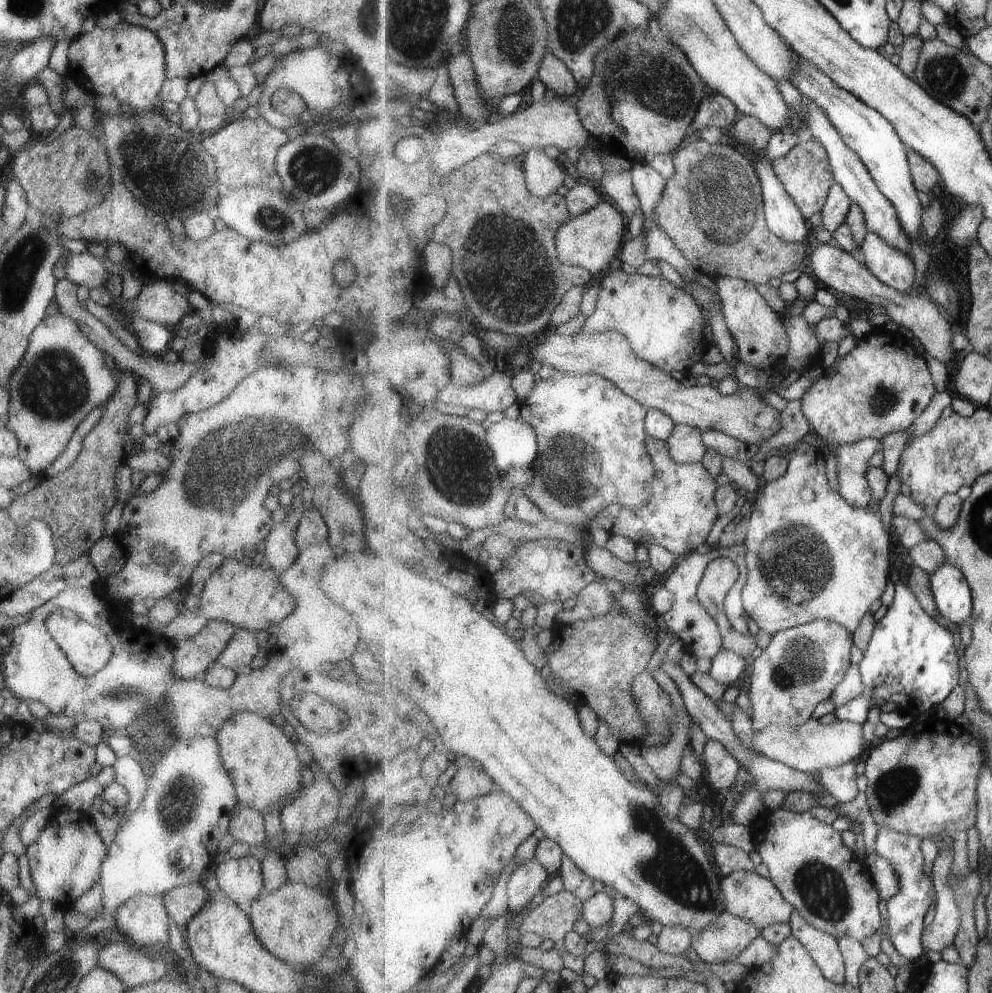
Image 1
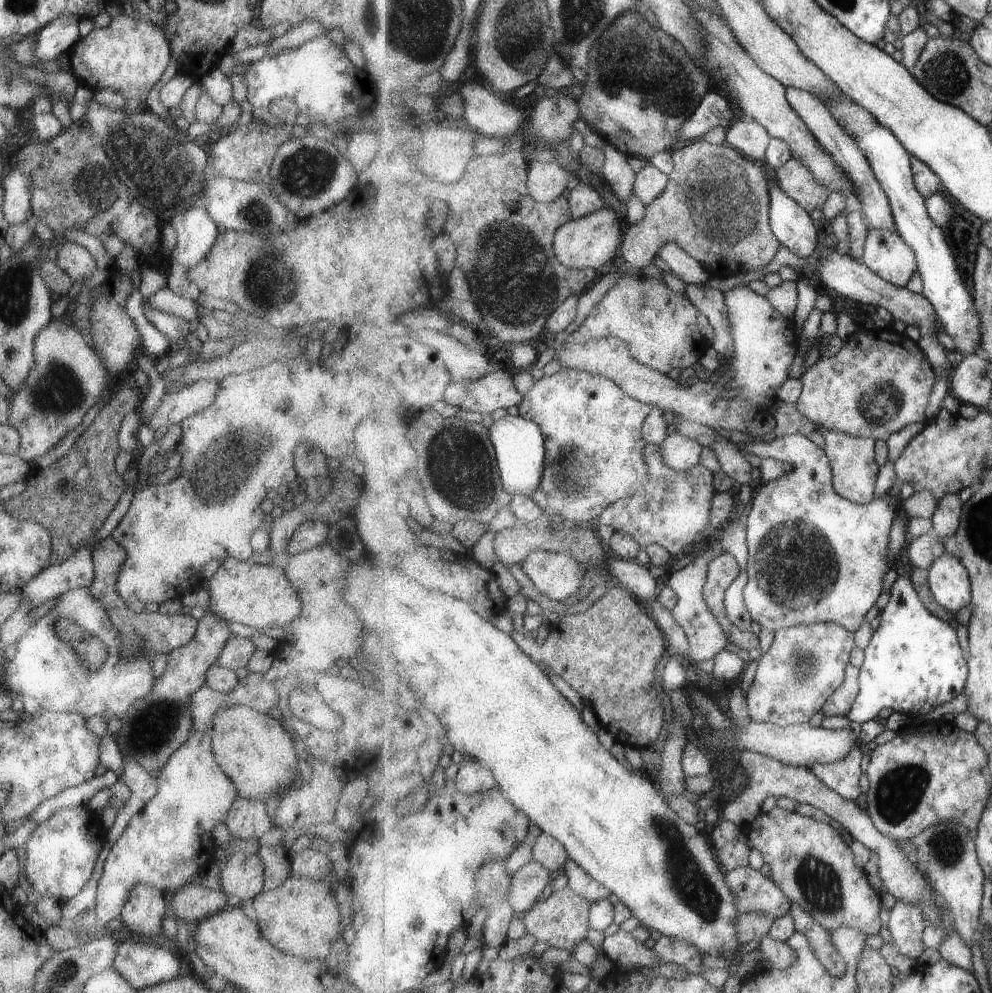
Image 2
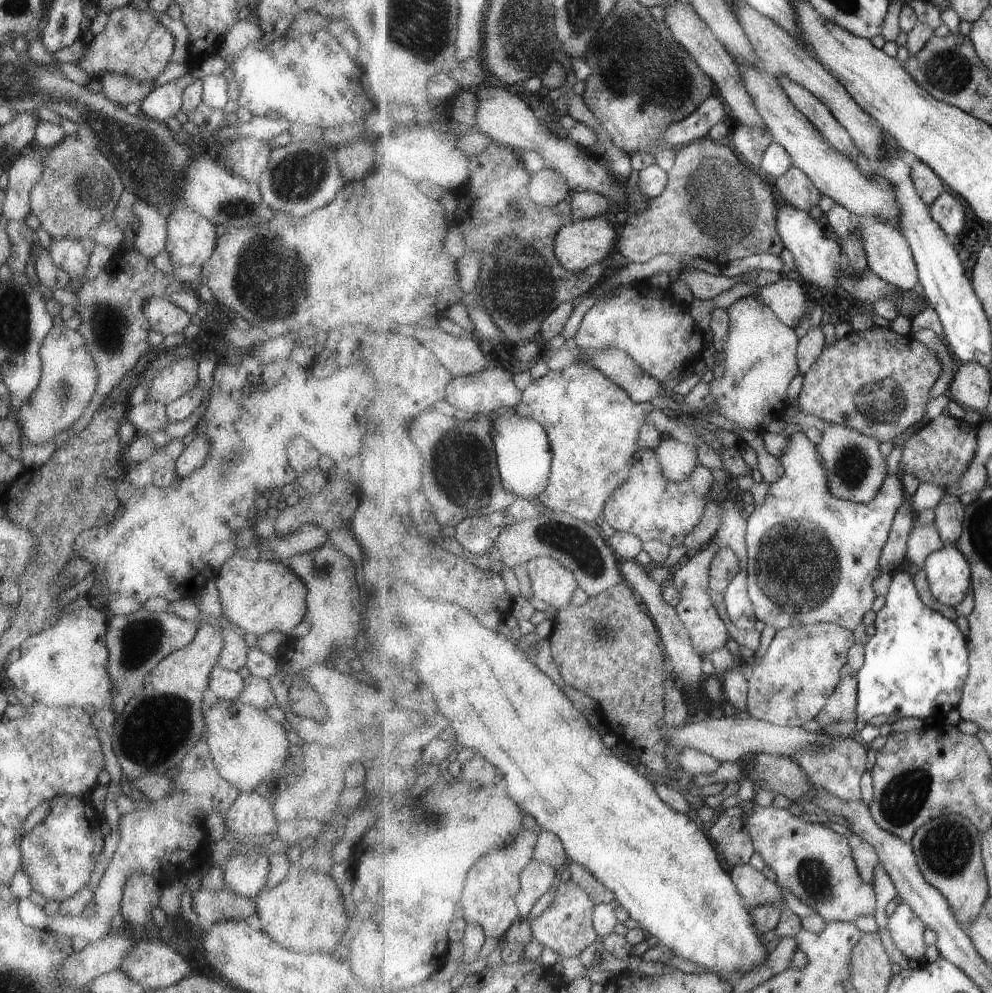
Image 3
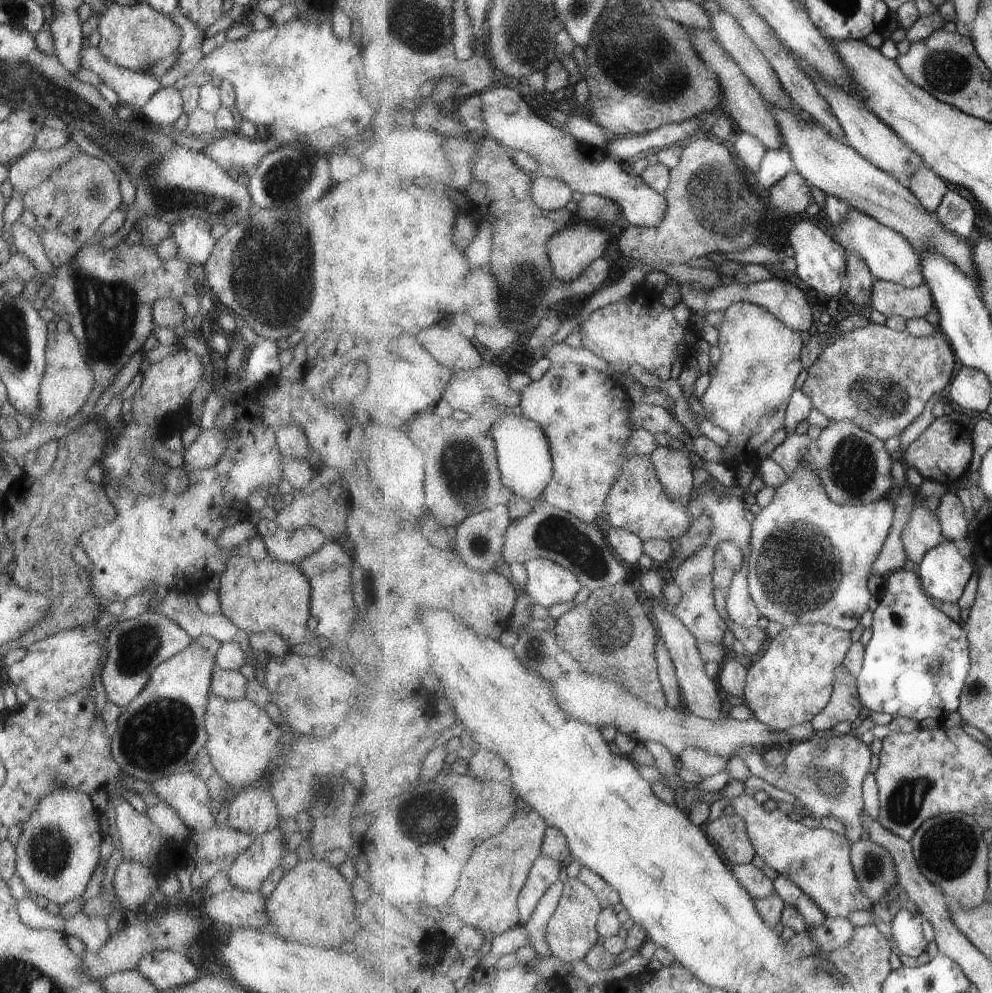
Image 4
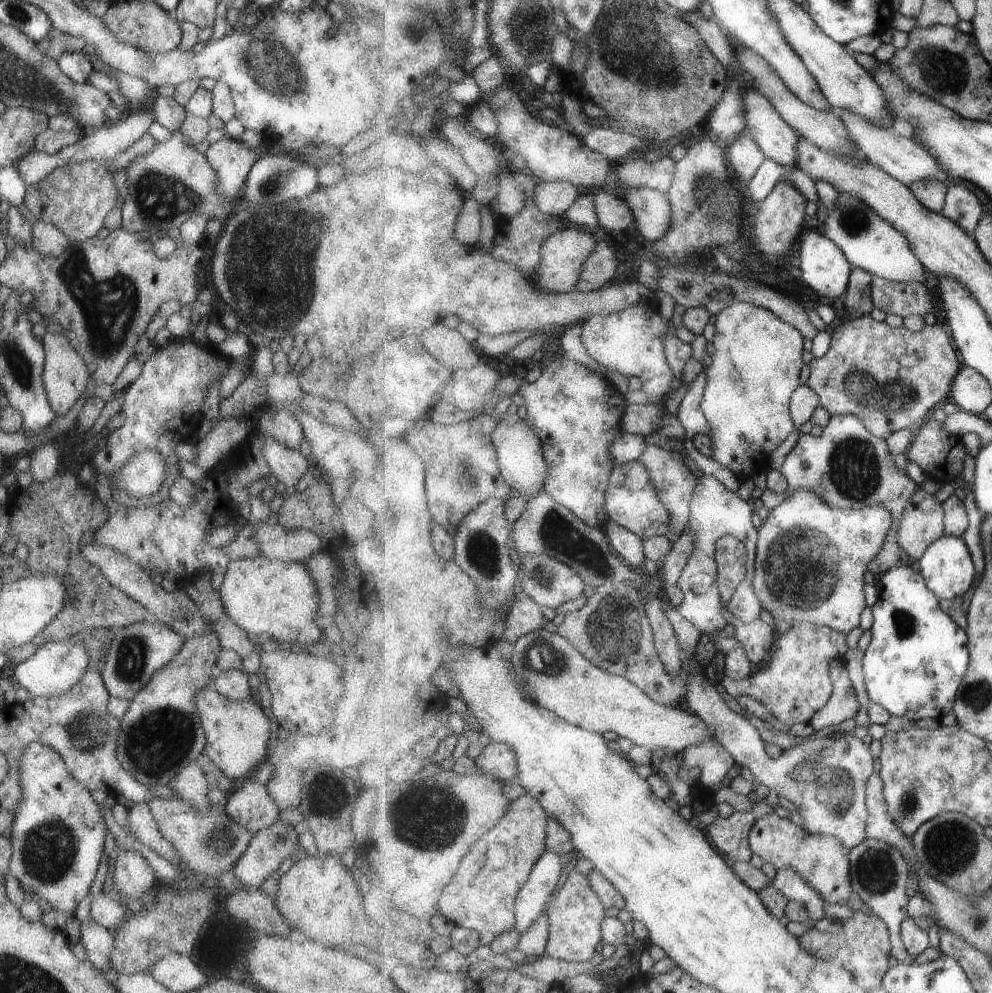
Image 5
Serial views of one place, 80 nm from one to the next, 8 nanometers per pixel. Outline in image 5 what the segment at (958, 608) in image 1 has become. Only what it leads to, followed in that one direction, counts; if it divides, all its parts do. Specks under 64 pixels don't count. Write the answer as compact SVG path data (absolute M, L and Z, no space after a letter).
M947 534L931 544L925 556L919 561L919 566L919 572L923 575L928 589L940 599L961 598L973 586L976 577L976 568L968 544L961 537Z

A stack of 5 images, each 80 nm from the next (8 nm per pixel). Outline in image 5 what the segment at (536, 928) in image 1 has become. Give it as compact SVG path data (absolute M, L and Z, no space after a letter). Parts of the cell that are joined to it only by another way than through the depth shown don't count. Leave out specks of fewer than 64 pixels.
M571 870L562 888L554 892L548 904L550 939L547 956L574 963L587 963L599 944L603 944L602 924L606 917L604 902L589 882L588 876Z

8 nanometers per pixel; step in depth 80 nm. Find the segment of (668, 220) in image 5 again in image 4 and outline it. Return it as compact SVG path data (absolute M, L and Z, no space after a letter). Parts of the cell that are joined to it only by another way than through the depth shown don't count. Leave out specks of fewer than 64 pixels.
M507 86L491 87L480 93L480 97L483 99L484 119L487 123L485 135L496 139L512 152L525 151L533 157L537 162L534 176L545 175L551 178L558 178L566 182L575 192L579 192L582 195L596 194L613 200L622 208L624 221L628 224L654 227L663 220L664 214L668 209L666 198L654 188L651 188L641 176L625 172L621 168L617 155L606 153L601 148L574 140L564 127L559 126L550 119L537 116L535 110L513 88L507 88Z

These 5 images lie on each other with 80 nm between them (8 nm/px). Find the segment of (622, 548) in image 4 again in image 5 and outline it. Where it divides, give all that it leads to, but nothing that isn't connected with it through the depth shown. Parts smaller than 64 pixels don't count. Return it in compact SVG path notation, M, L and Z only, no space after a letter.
M605 520L603 528L613 550L636 571L645 562L644 540L615 521Z

